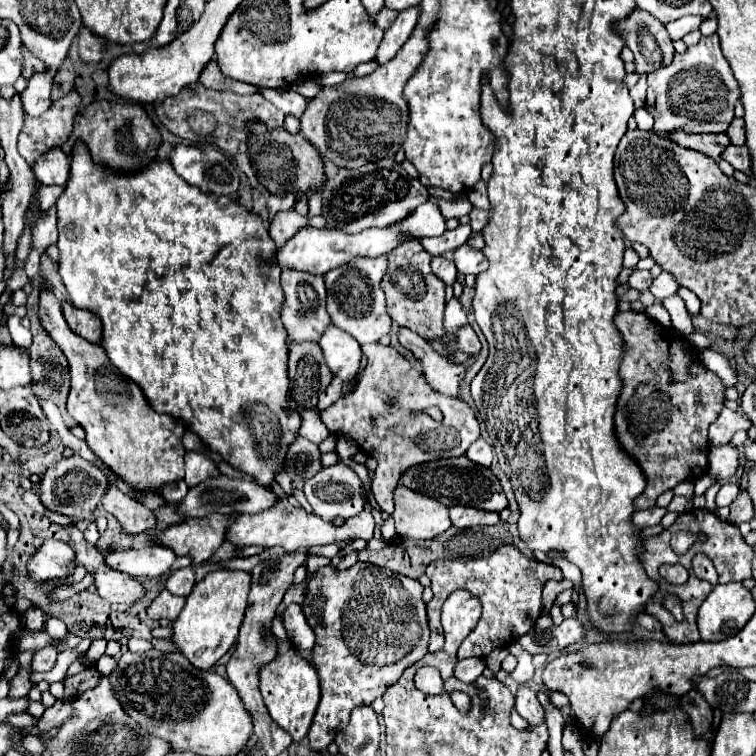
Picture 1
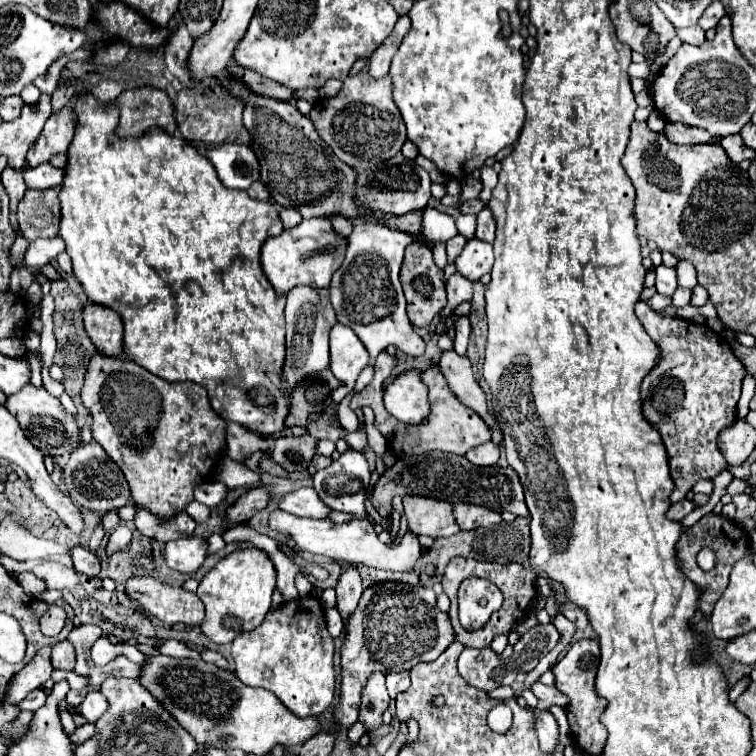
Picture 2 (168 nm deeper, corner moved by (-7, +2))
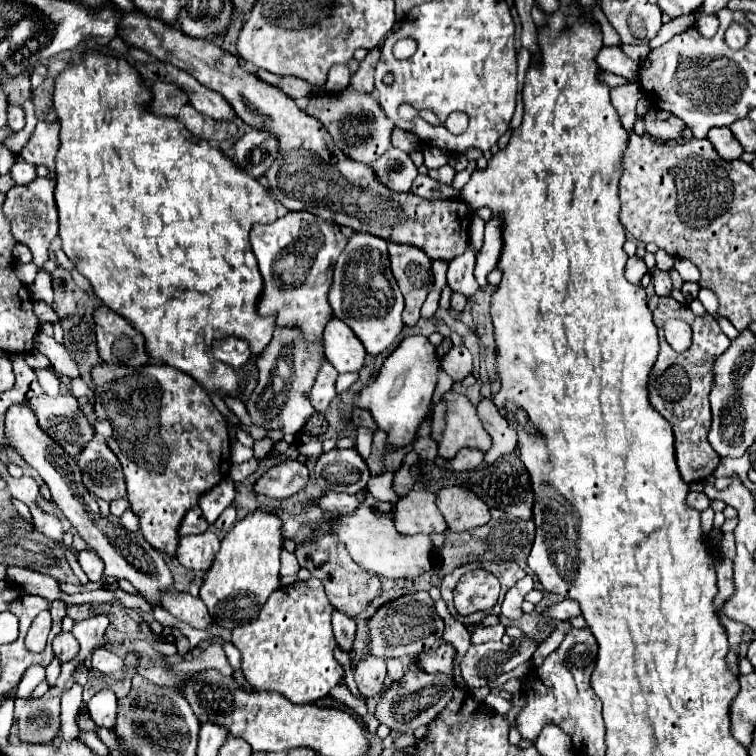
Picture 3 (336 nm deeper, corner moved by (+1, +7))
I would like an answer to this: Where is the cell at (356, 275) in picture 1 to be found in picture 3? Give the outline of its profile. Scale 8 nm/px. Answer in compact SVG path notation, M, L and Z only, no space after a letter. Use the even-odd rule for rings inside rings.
M354 234L338 258L334 268L334 284L330 288L330 306L336 318L346 322L362 340L368 354L376 356L386 350L402 332L404 296L392 276L388 260L388 242L372 234Z

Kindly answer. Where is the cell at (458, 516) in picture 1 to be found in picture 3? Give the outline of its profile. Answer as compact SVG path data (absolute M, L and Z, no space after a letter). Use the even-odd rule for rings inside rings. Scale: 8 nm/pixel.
M460 486L442 488L436 496L436 506L440 508L452 532L478 528L490 520L490 510L486 502Z

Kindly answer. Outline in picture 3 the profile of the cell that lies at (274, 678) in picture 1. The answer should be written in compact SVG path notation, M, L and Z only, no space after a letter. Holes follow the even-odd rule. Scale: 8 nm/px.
M312 576L308 580L296 580L294 584L280 586L278 590L274 590L274 594L268 598L264 608L260 610L260 616L254 622L232 630L232 644L242 654L242 672L246 680L256 690L278 692L294 704L308 704L318 698L326 698L330 688L334 688L344 676L342 664L334 658L336 640L332 634L330 620L332 620L332 606L318 578Z

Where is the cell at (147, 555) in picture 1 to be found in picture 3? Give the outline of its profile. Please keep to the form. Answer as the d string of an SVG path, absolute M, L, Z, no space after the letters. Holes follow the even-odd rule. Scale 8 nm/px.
M210 530L198 536L182 536L178 546L178 560L188 570L208 572L218 550L220 550L220 540Z

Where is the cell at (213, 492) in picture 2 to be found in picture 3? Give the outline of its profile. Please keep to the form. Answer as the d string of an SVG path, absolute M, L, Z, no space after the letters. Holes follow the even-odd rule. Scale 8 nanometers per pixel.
M230 478L222 480L216 488L212 488L210 492L200 496L200 508L204 512L204 518L214 524L218 520L218 516L226 510L226 506L232 504L234 500L234 482Z

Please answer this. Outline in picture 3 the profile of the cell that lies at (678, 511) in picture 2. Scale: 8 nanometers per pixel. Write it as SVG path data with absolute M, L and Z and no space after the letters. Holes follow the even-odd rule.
M690 492L688 494L688 504L690 506L694 506L696 510L706 510L706 508L710 508L710 504L712 504L712 500L704 494L704 492Z

